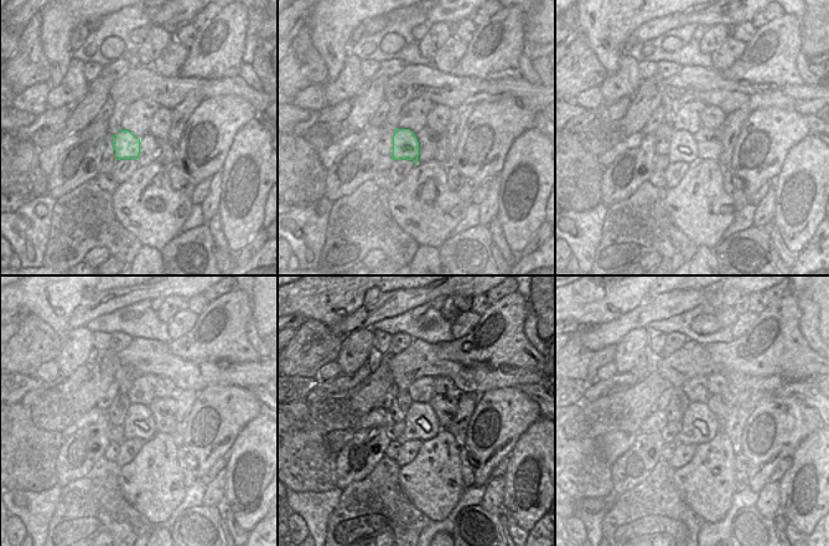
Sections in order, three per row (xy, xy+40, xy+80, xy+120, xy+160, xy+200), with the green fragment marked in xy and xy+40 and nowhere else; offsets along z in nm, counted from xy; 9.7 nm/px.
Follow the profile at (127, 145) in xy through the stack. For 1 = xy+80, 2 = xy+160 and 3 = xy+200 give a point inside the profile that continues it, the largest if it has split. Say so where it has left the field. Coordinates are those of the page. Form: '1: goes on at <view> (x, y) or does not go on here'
1: goes on at xy+80 (683, 148)
2: goes on at xy+160 (421, 423)
3: goes on at xy+200 (699, 425)

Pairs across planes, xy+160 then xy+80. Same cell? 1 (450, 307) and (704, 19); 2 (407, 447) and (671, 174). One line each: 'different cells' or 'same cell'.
1: different cells
2: same cell

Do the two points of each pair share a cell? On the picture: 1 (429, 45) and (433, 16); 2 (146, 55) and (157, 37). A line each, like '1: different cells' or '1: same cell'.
1: different cells
2: same cell

